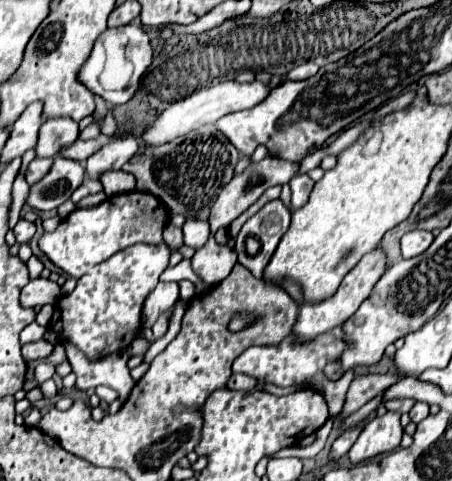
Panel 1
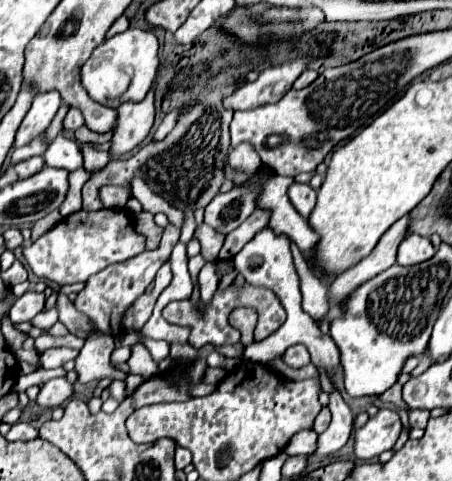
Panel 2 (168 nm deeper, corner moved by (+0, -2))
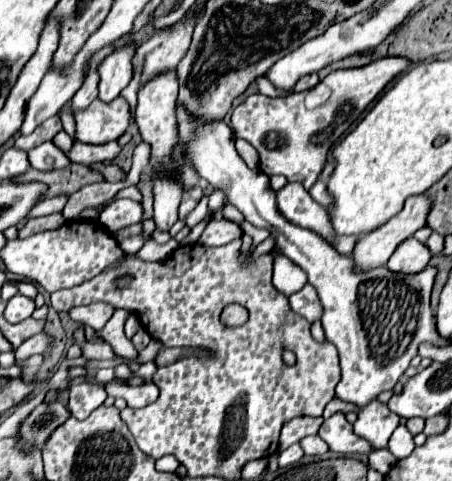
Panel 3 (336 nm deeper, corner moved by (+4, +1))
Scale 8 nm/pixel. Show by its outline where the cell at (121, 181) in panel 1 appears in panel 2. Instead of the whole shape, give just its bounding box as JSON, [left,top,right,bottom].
[80,145,110,173]

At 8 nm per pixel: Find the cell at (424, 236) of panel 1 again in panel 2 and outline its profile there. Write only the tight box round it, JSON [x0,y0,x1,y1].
[398,233,436,265]

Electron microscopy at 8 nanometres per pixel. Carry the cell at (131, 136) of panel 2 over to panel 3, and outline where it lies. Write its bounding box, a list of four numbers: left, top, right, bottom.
[120,16,196,118]

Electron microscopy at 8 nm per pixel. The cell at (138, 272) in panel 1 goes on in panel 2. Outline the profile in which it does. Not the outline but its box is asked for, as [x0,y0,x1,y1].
[74,223,180,335]

